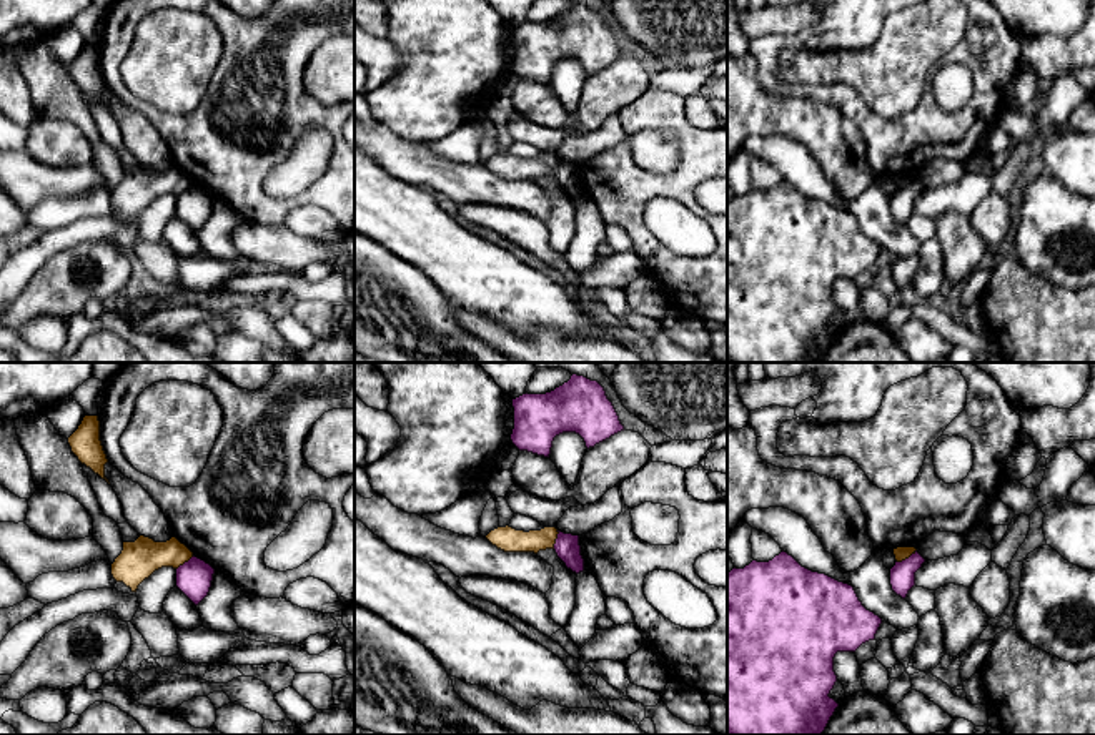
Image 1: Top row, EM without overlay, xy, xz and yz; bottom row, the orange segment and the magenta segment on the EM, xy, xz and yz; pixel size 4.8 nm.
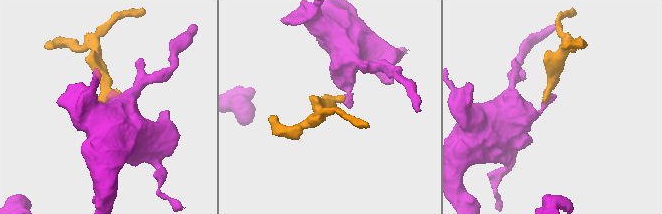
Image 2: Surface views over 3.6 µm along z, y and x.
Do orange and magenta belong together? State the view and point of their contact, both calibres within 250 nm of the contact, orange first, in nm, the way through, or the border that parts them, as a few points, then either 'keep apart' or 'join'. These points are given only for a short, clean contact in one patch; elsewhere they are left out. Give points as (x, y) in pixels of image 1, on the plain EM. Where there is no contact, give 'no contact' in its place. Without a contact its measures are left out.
contact yz (906, 185); calibres 70 and 130 nm; border yz (916, 177), (897, 190); keep apart

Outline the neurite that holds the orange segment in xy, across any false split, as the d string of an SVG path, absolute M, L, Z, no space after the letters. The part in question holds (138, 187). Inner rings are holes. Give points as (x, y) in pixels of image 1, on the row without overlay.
M140 163L135 170L123 170L121 181L111 191L111 203L118 220L136 220L138 213L161 195L178 196L193 185L193 180L176 165L155 170Z

